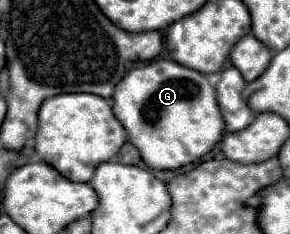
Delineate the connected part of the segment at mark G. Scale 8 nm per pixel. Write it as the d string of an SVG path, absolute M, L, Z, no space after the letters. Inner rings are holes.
M170 59L132 69L116 85L112 103L114 115L128 131L128 141L140 151L150 169L178 169L194 163L222 139L224 119L216 103L216 89L204 73Z

